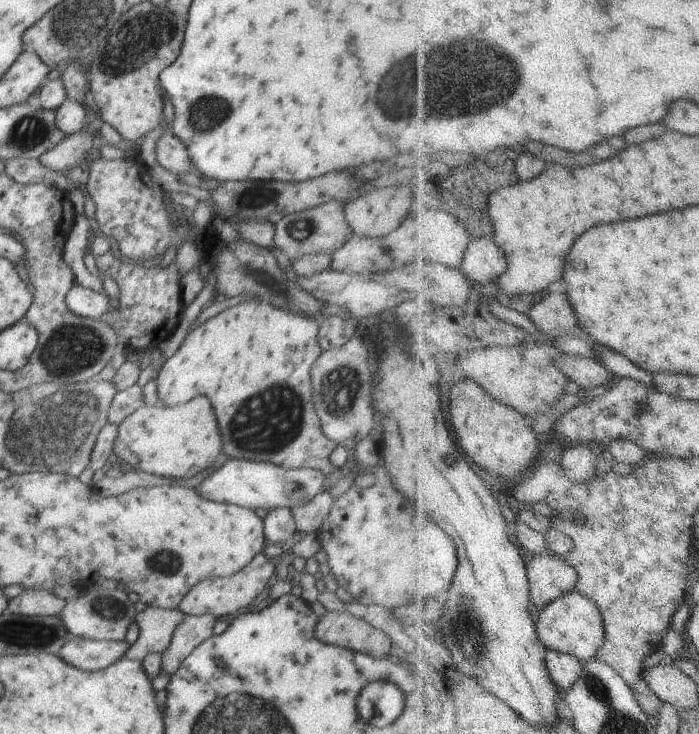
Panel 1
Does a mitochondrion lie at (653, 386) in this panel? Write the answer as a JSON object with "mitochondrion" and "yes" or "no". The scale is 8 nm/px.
{"mitochondrion":"no"}

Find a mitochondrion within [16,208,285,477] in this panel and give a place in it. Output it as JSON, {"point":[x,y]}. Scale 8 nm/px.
{"point":[68,345]}

